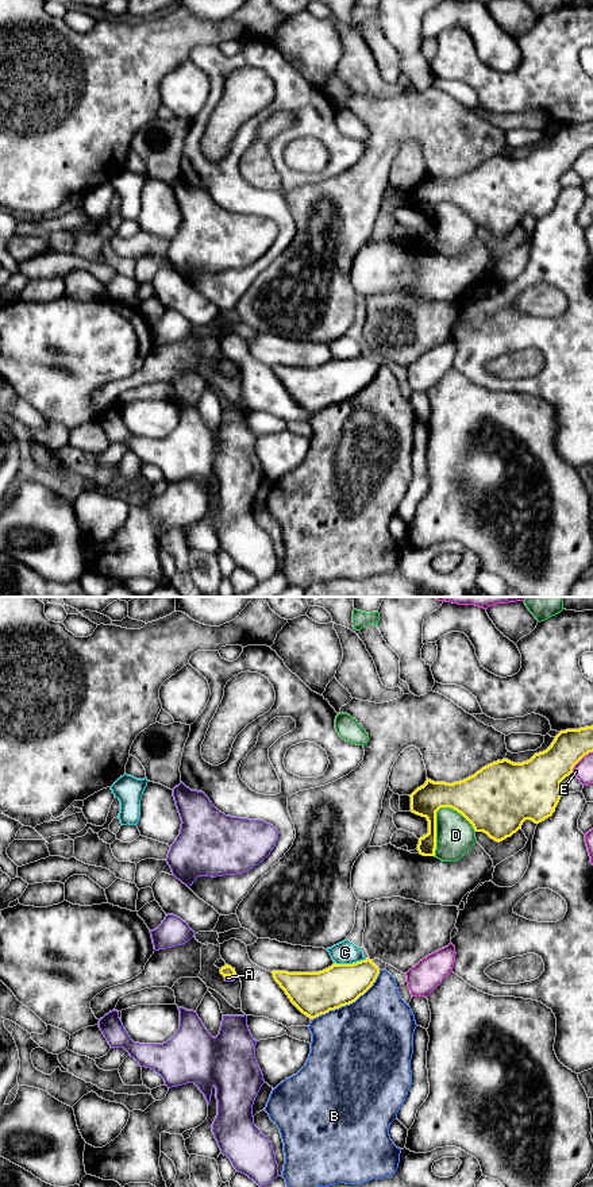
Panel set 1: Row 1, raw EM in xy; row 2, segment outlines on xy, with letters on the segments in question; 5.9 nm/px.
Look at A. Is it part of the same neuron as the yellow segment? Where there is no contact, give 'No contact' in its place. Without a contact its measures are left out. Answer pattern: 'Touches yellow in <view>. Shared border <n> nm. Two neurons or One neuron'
Touches yellow in xy. Shared border 70 nm. One neuron

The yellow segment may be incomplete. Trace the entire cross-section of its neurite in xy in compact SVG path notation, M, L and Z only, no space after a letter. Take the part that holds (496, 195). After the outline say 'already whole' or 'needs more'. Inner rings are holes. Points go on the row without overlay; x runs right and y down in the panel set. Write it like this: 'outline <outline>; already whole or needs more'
outline M593 120L579 124L561 126L551 140L530 155L513 158L508 154L493 157L474 170L454 178L434 177L427 173L411 192L411 207L426 212L428 228L419 234L417 246L423 251L435 251L436 207L451 203L461 208L474 223L500 238L511 232L525 215L535 219L551 212L562 192L561 177L573 167L574 161L589 147L593 147Z; already whole

